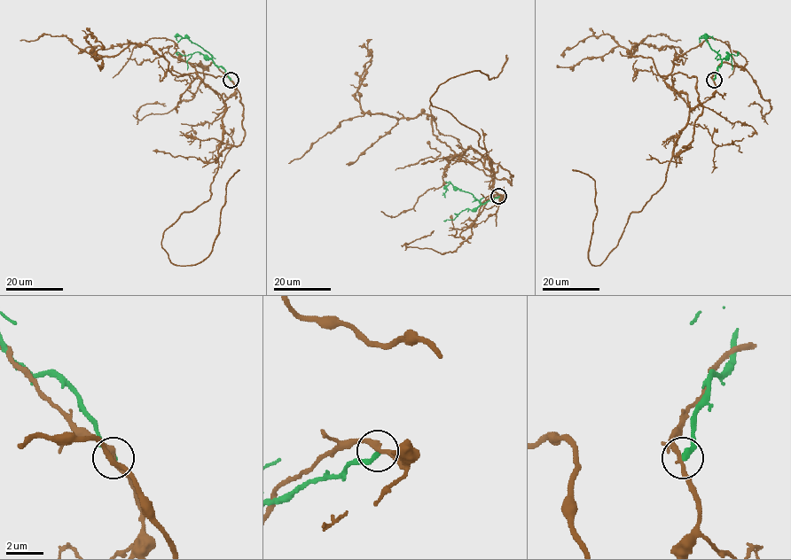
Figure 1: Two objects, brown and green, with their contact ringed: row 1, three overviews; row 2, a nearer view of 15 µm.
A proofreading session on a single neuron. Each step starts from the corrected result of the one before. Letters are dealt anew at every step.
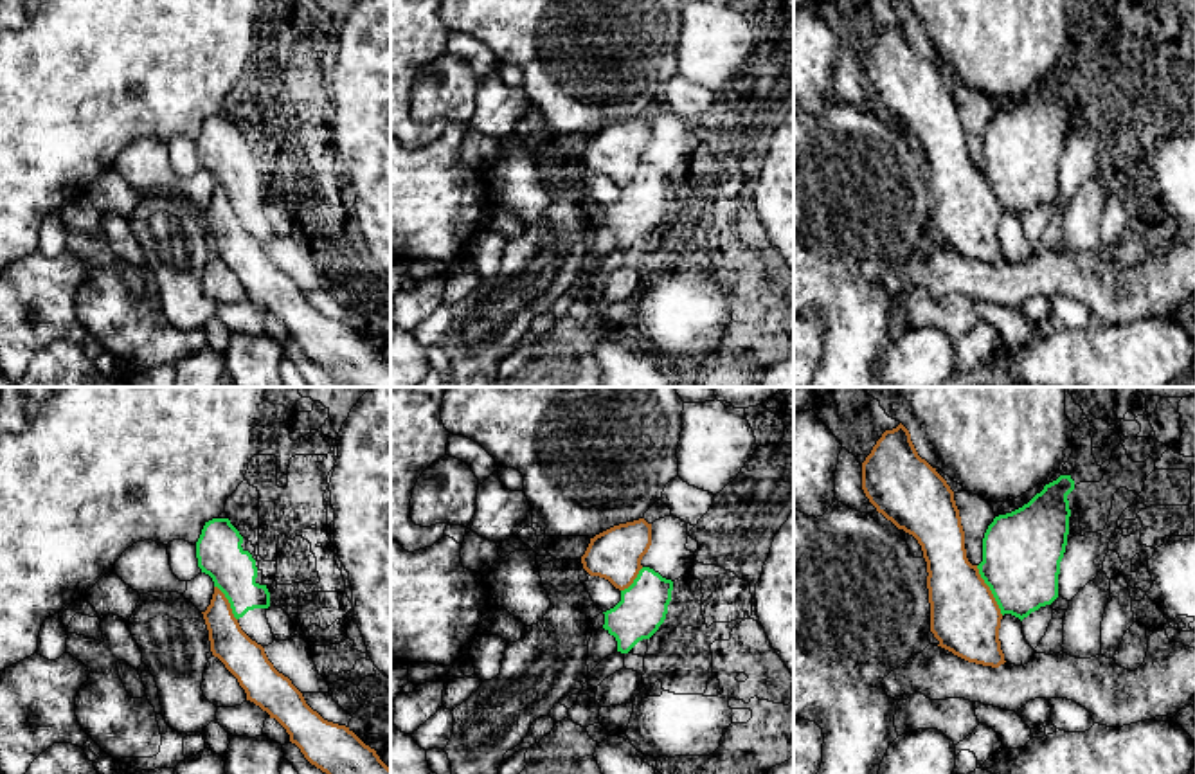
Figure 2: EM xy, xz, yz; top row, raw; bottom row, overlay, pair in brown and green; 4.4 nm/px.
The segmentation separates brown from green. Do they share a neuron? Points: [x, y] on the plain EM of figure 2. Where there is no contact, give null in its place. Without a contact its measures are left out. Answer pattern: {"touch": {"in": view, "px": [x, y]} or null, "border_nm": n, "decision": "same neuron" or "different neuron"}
{"touch": {"in": "yz", "px": [990, 188]}, "border_nm": 260, "decision": "different neuron"}

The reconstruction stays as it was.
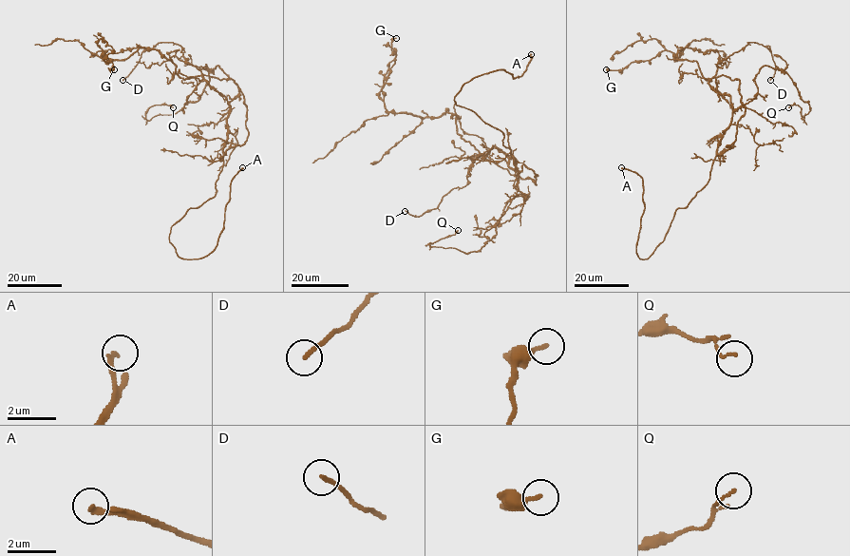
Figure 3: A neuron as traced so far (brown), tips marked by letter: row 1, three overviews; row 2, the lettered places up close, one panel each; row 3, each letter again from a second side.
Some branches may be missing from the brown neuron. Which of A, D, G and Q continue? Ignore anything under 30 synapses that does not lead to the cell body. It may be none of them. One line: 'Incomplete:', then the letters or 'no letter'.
Incomplete: A

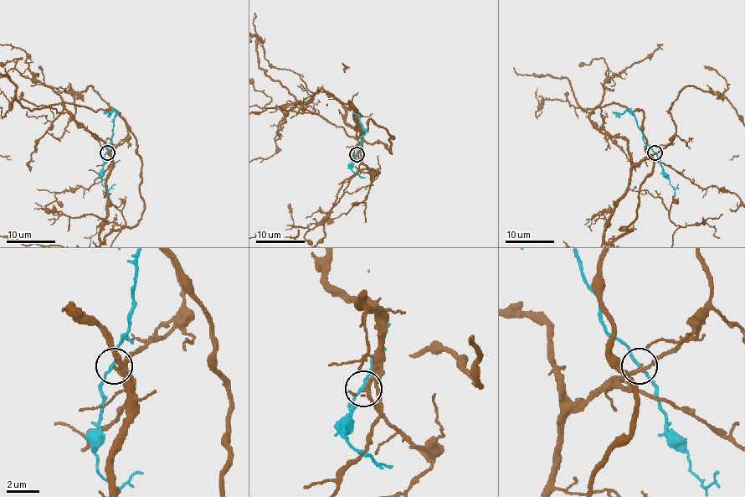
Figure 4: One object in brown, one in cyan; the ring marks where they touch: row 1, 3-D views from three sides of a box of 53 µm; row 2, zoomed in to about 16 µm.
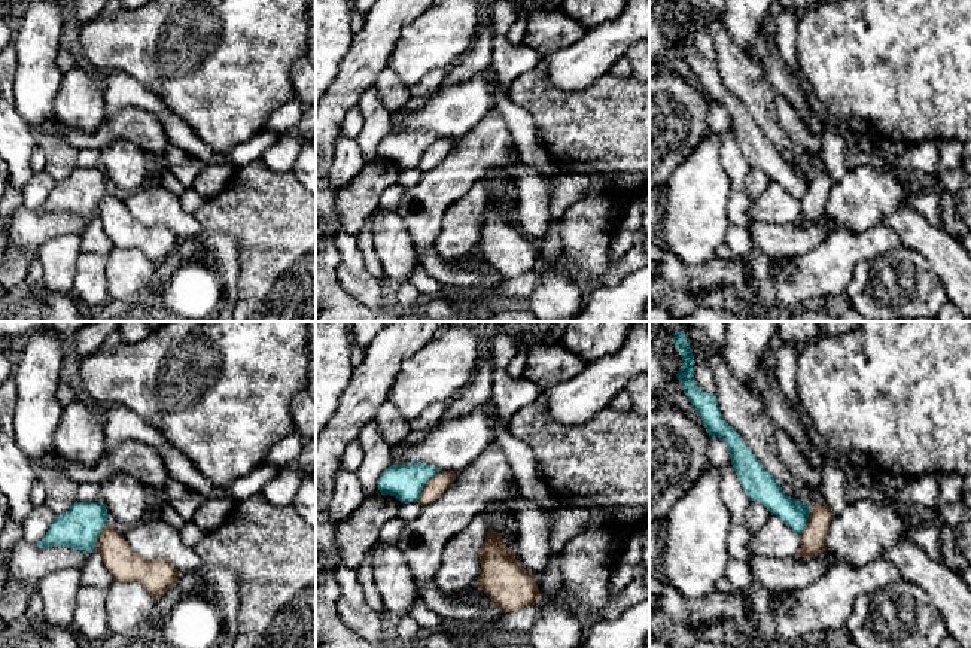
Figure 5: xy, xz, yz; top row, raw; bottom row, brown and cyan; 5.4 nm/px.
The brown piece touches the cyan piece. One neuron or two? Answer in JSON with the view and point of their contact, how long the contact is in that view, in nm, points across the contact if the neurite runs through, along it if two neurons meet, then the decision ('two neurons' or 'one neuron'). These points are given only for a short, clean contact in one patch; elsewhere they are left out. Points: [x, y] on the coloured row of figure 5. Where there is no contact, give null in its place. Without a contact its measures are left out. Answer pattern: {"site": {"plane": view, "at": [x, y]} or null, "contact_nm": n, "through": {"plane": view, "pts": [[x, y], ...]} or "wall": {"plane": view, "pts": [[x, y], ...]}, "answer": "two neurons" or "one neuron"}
{"site": {"plane": "xz", "at": [425, 486]}, "contact_nm": 200, "wall": {"plane": "xz", "pts": [[440, 471], [425, 484], [417, 501]]}, "answer": "two neurons"}

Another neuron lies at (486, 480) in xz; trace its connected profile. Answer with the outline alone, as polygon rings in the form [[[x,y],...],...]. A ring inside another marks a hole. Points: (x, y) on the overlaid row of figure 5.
[[[491,441],[477,459],[456,474],[453,484],[436,501],[424,505],[416,520],[405,523],[396,547],[405,554],[417,588],[435,582],[445,544],[462,532],[475,515],[484,515],[490,504],[503,504],[505,509],[515,515],[518,535],[512,553],[518,563],[532,575],[548,566],[553,514],[527,501],[514,486],[509,462],[502,448]]]

